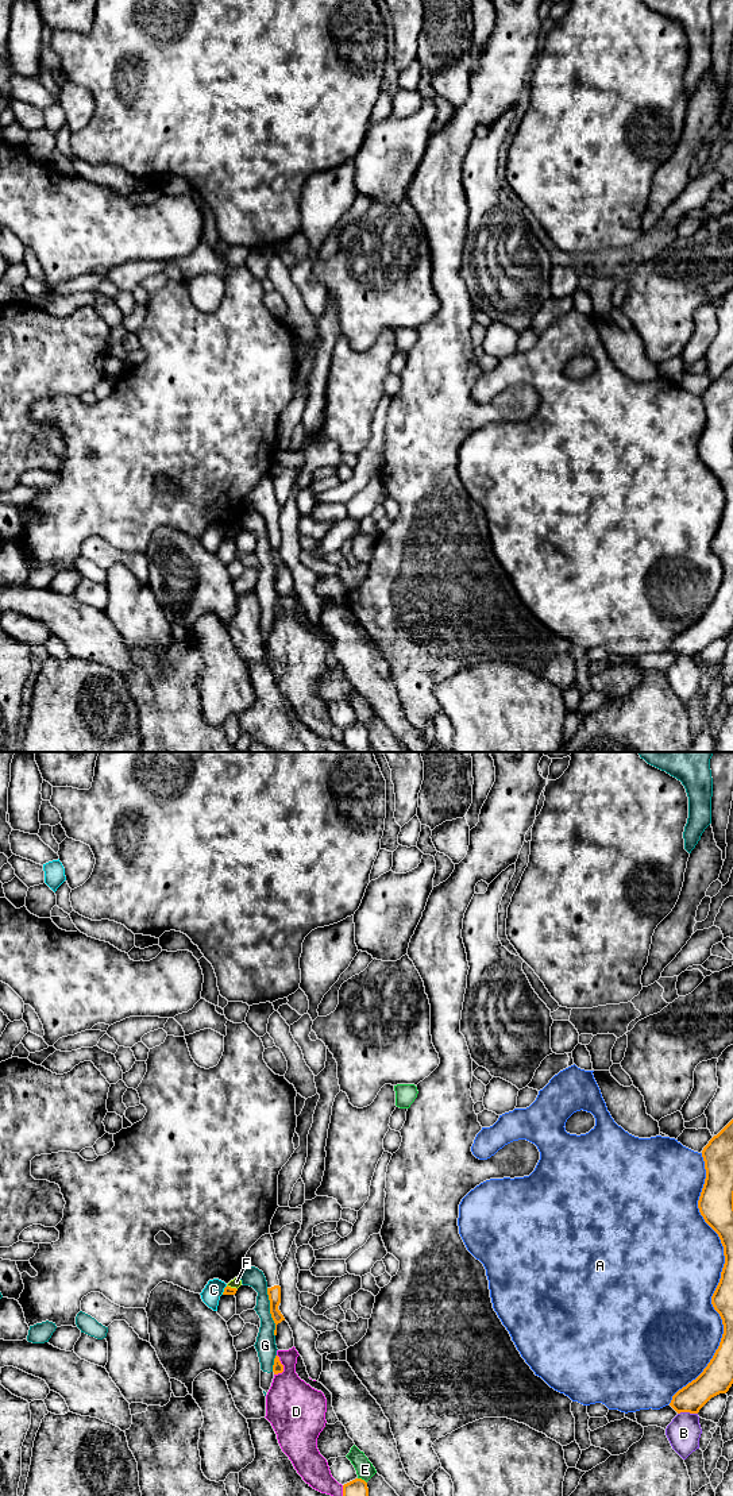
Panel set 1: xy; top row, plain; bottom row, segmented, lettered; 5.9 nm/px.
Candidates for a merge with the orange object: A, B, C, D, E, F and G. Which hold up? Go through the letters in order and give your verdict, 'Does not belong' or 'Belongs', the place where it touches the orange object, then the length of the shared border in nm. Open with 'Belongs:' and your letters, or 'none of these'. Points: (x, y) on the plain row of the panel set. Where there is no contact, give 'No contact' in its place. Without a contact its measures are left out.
Belongs: none of these
A: Does not belong. Touches orange at xy (720, 524). Shared border 1500 nm
B: Does not belong. Touches orange at xy (687, 655). Shared border 120 nm
C: Does not belong. Touches orange at xy (224, 533). Shared border 70 nm
D: Does not belong. Touches orange at xy (282, 610). Shared border 130 nm
E: Does not belong. Touches orange at xy (361, 723). Shared border 70 nm
F: Does not belong. Touches orange at xy (232, 532). Shared border 70 nm
G: Does not belong. Touches orange at xy (270, 556). Shared border 300 nm

